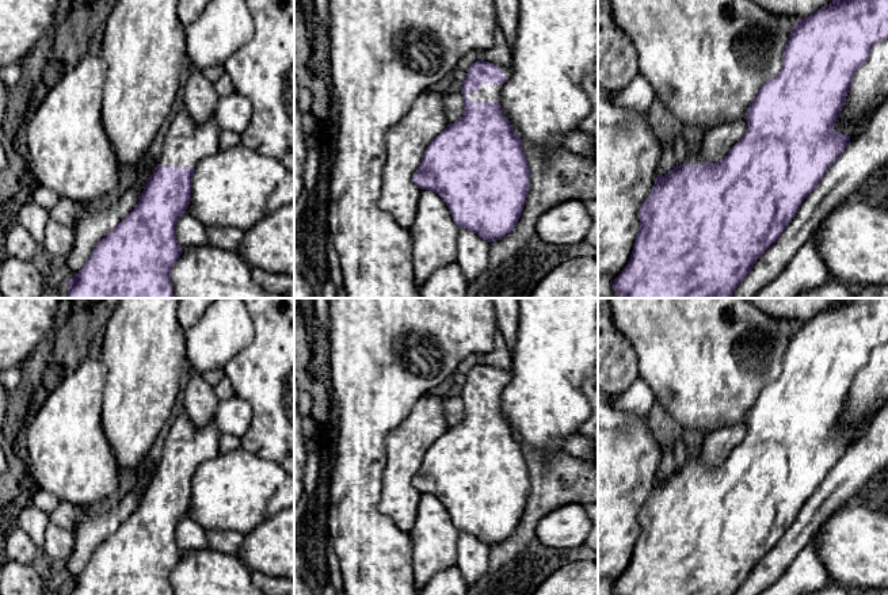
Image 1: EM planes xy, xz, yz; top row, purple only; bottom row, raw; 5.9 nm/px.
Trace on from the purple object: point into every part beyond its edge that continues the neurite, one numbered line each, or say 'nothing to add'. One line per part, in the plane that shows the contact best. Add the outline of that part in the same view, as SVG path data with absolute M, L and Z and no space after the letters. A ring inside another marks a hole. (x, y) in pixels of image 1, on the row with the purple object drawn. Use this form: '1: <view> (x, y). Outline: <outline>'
1: xz (488, 92). Outline: M484 84L477 92L466 92L472 102L498 102L500 104L504 84Z
2: yz (868, 92). Outline: M888 38L876 43L868 61L857 70L847 92L841 117L834 130L850 137L854 142L864 134L876 111L888 100Z

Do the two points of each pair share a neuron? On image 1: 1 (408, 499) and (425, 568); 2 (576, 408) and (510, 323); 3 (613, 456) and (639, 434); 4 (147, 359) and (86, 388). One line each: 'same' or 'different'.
1: different
2: different
3: same
4: different

